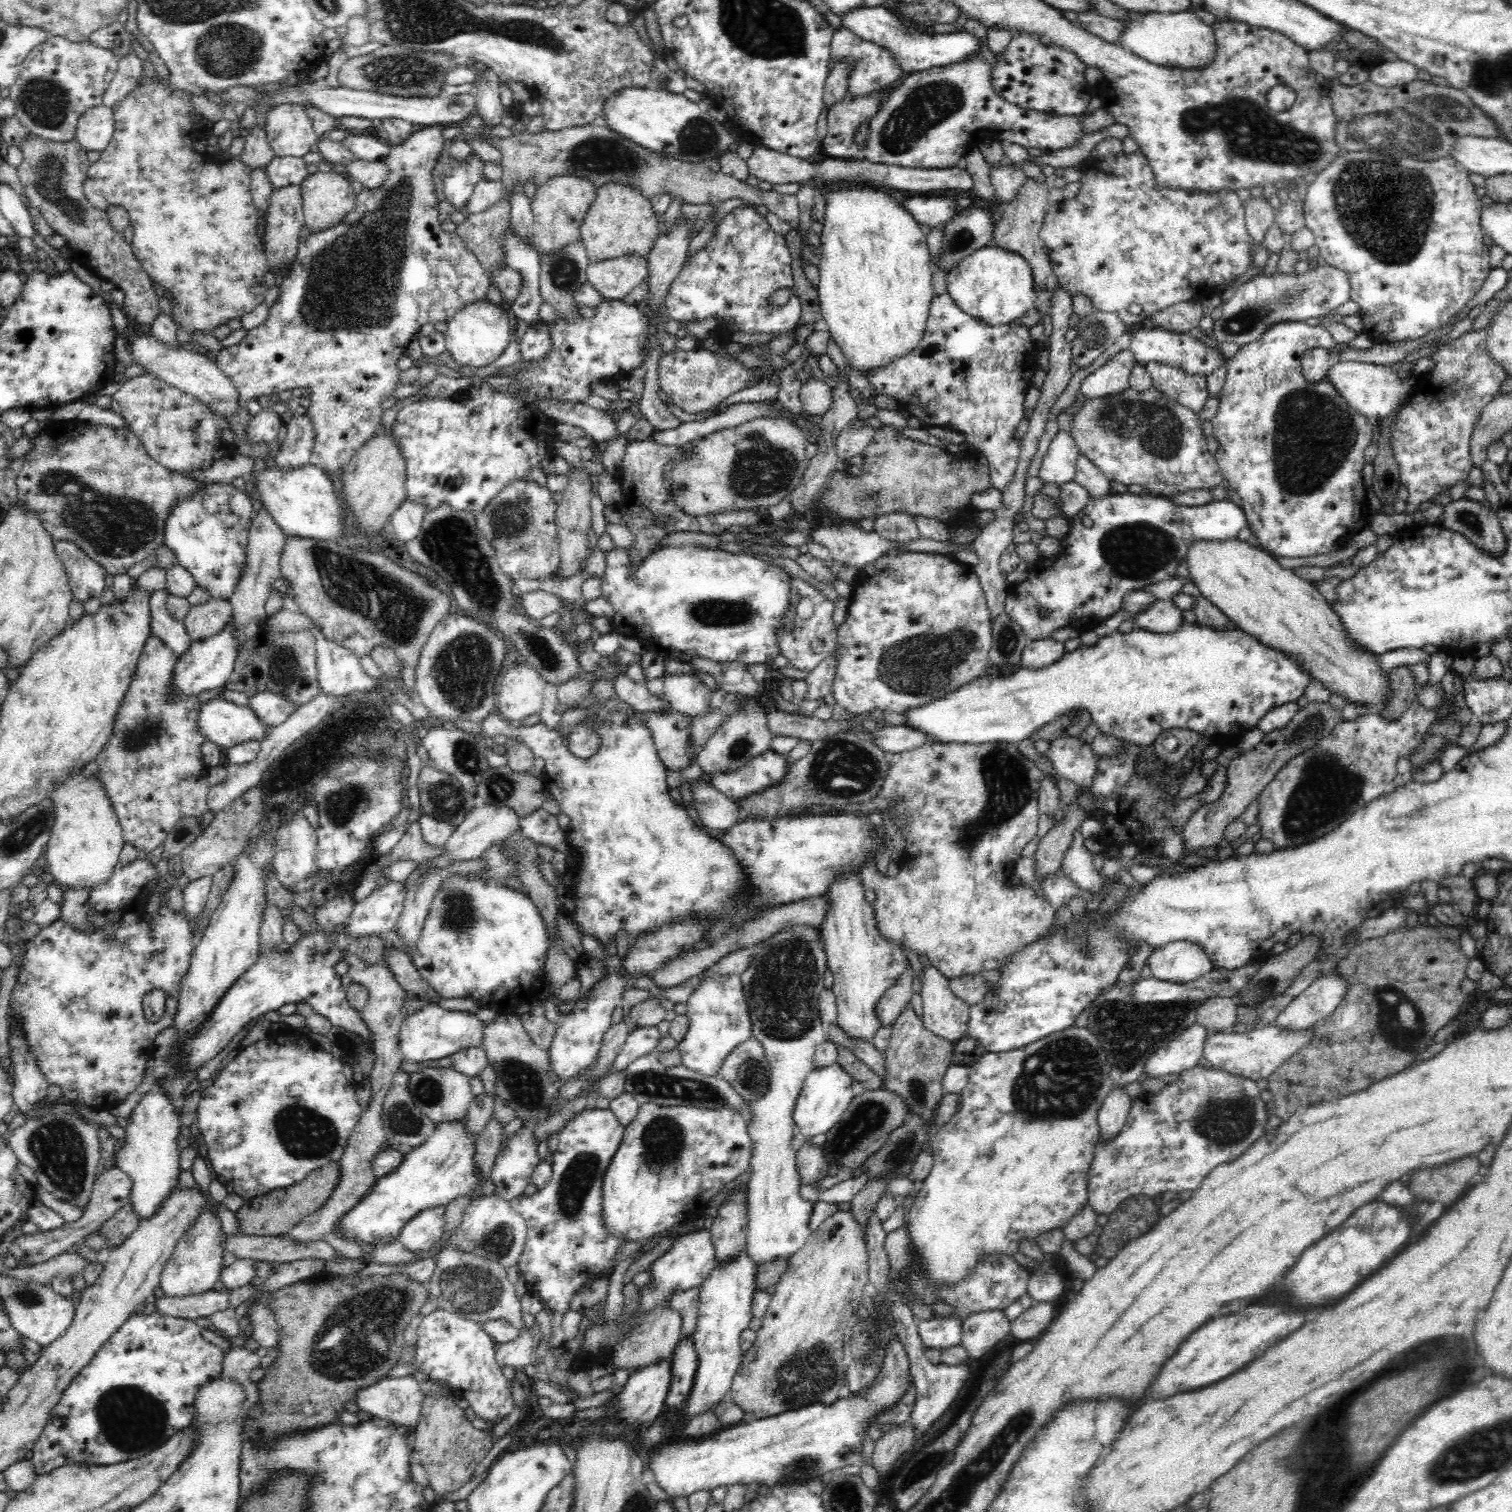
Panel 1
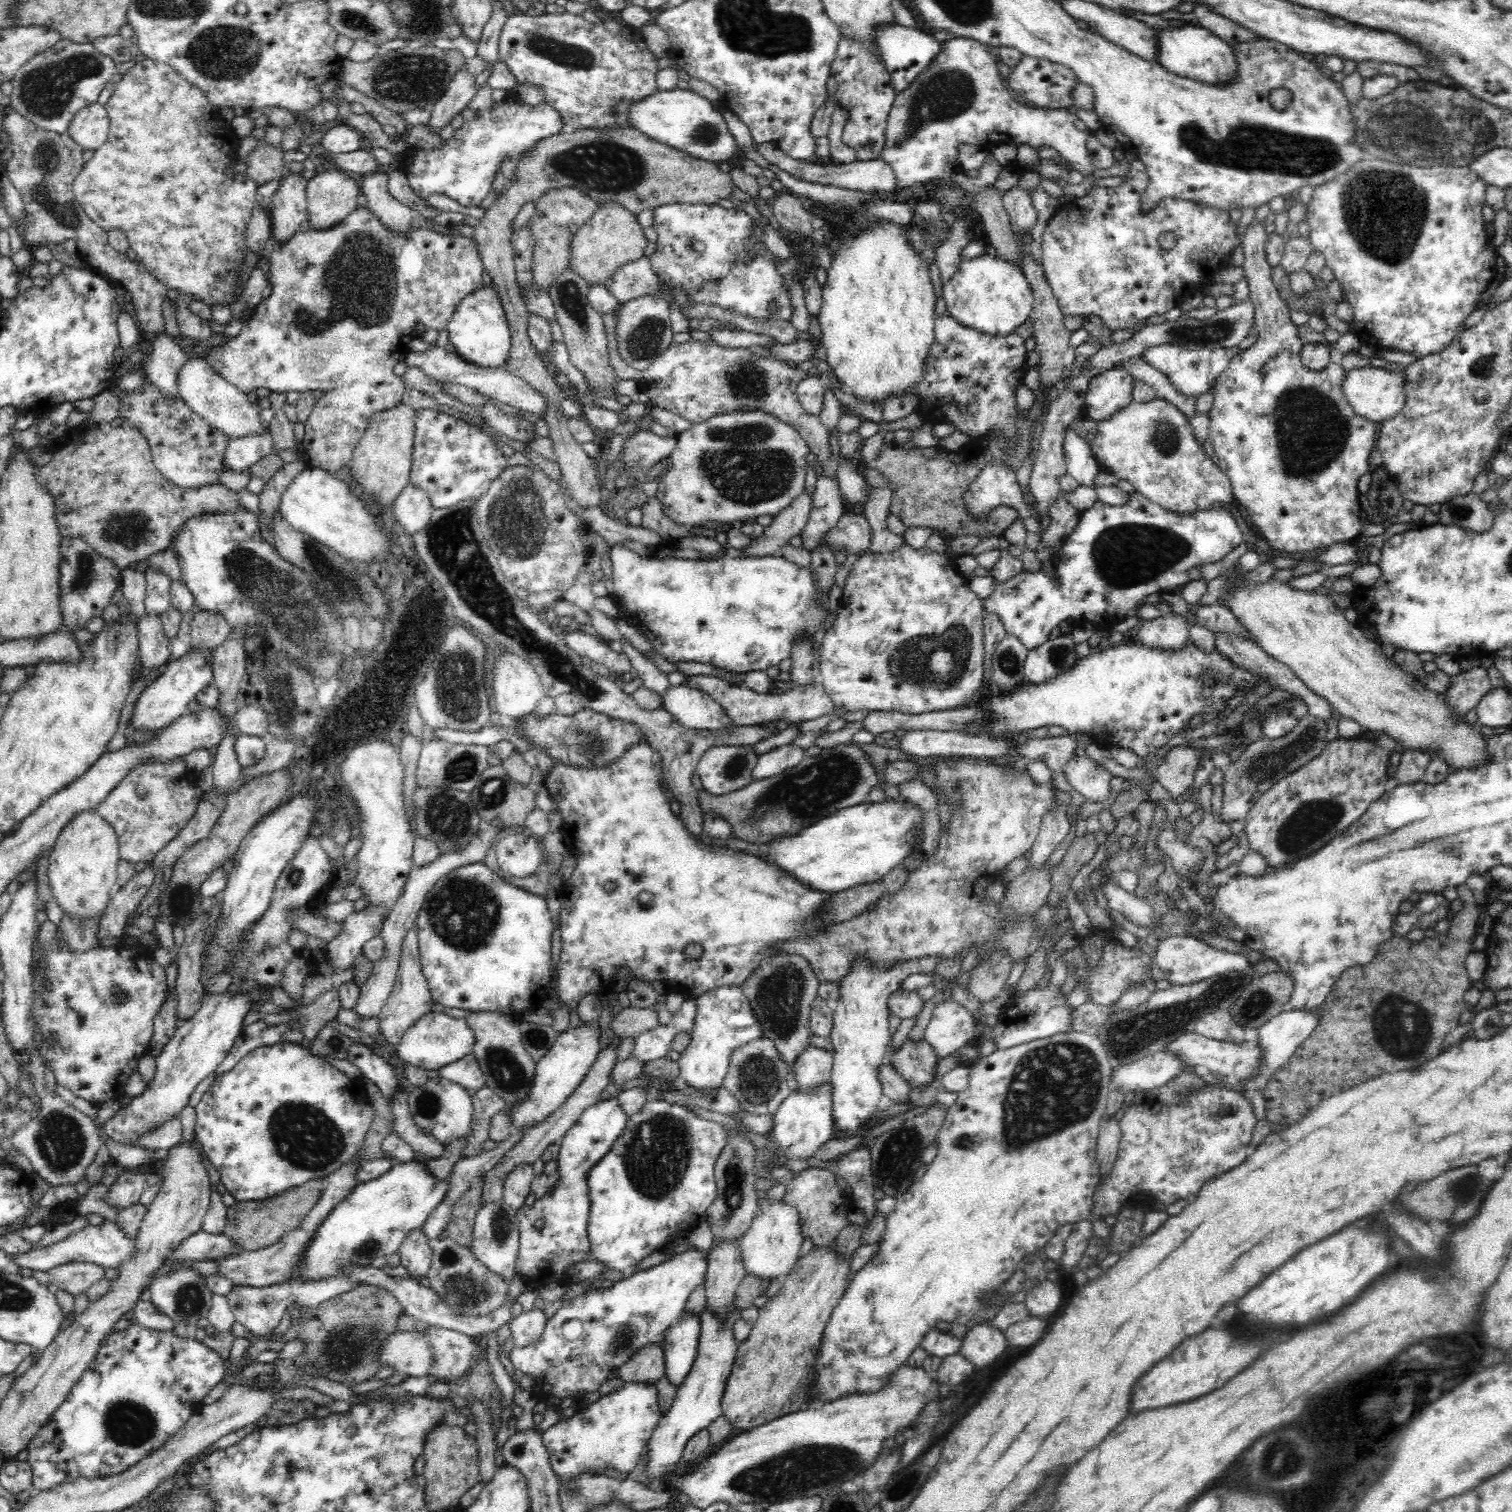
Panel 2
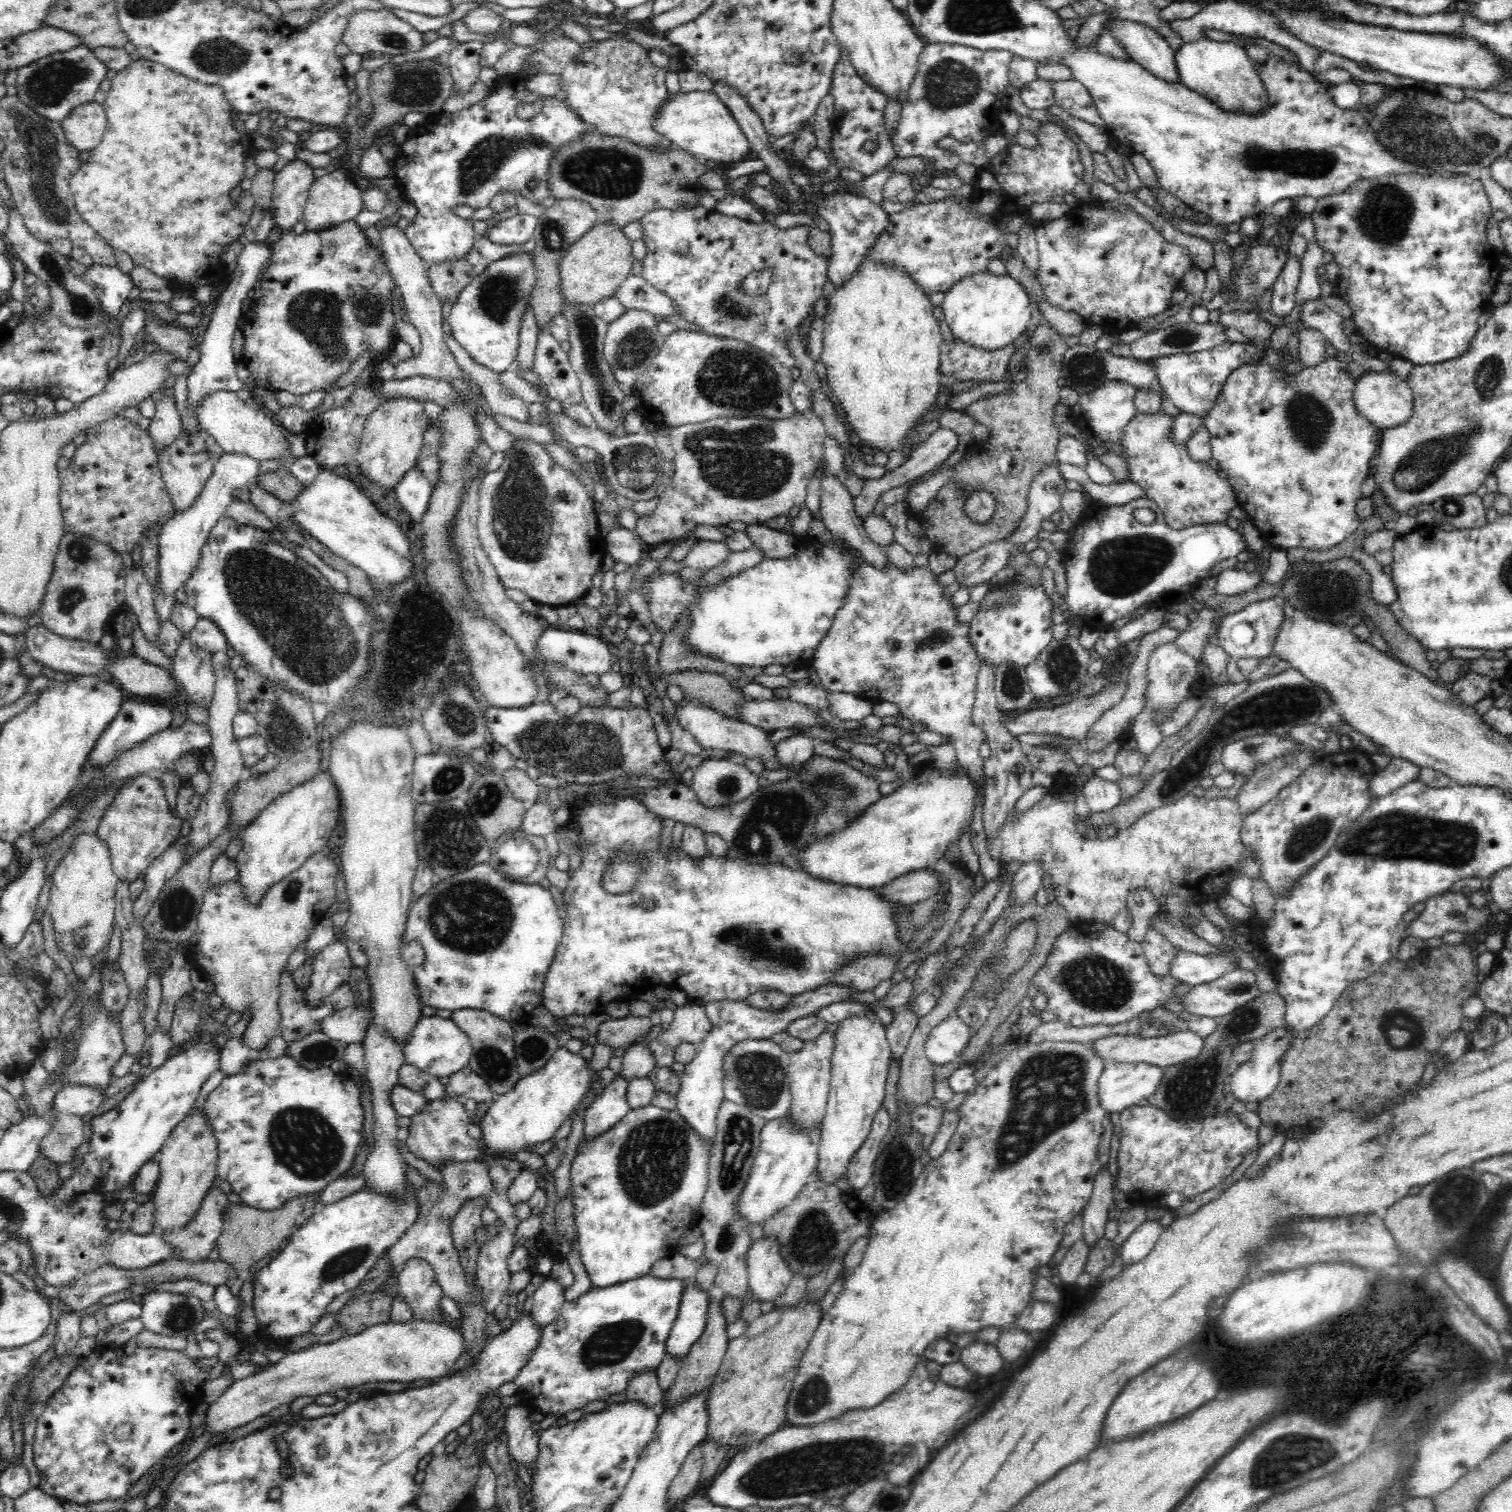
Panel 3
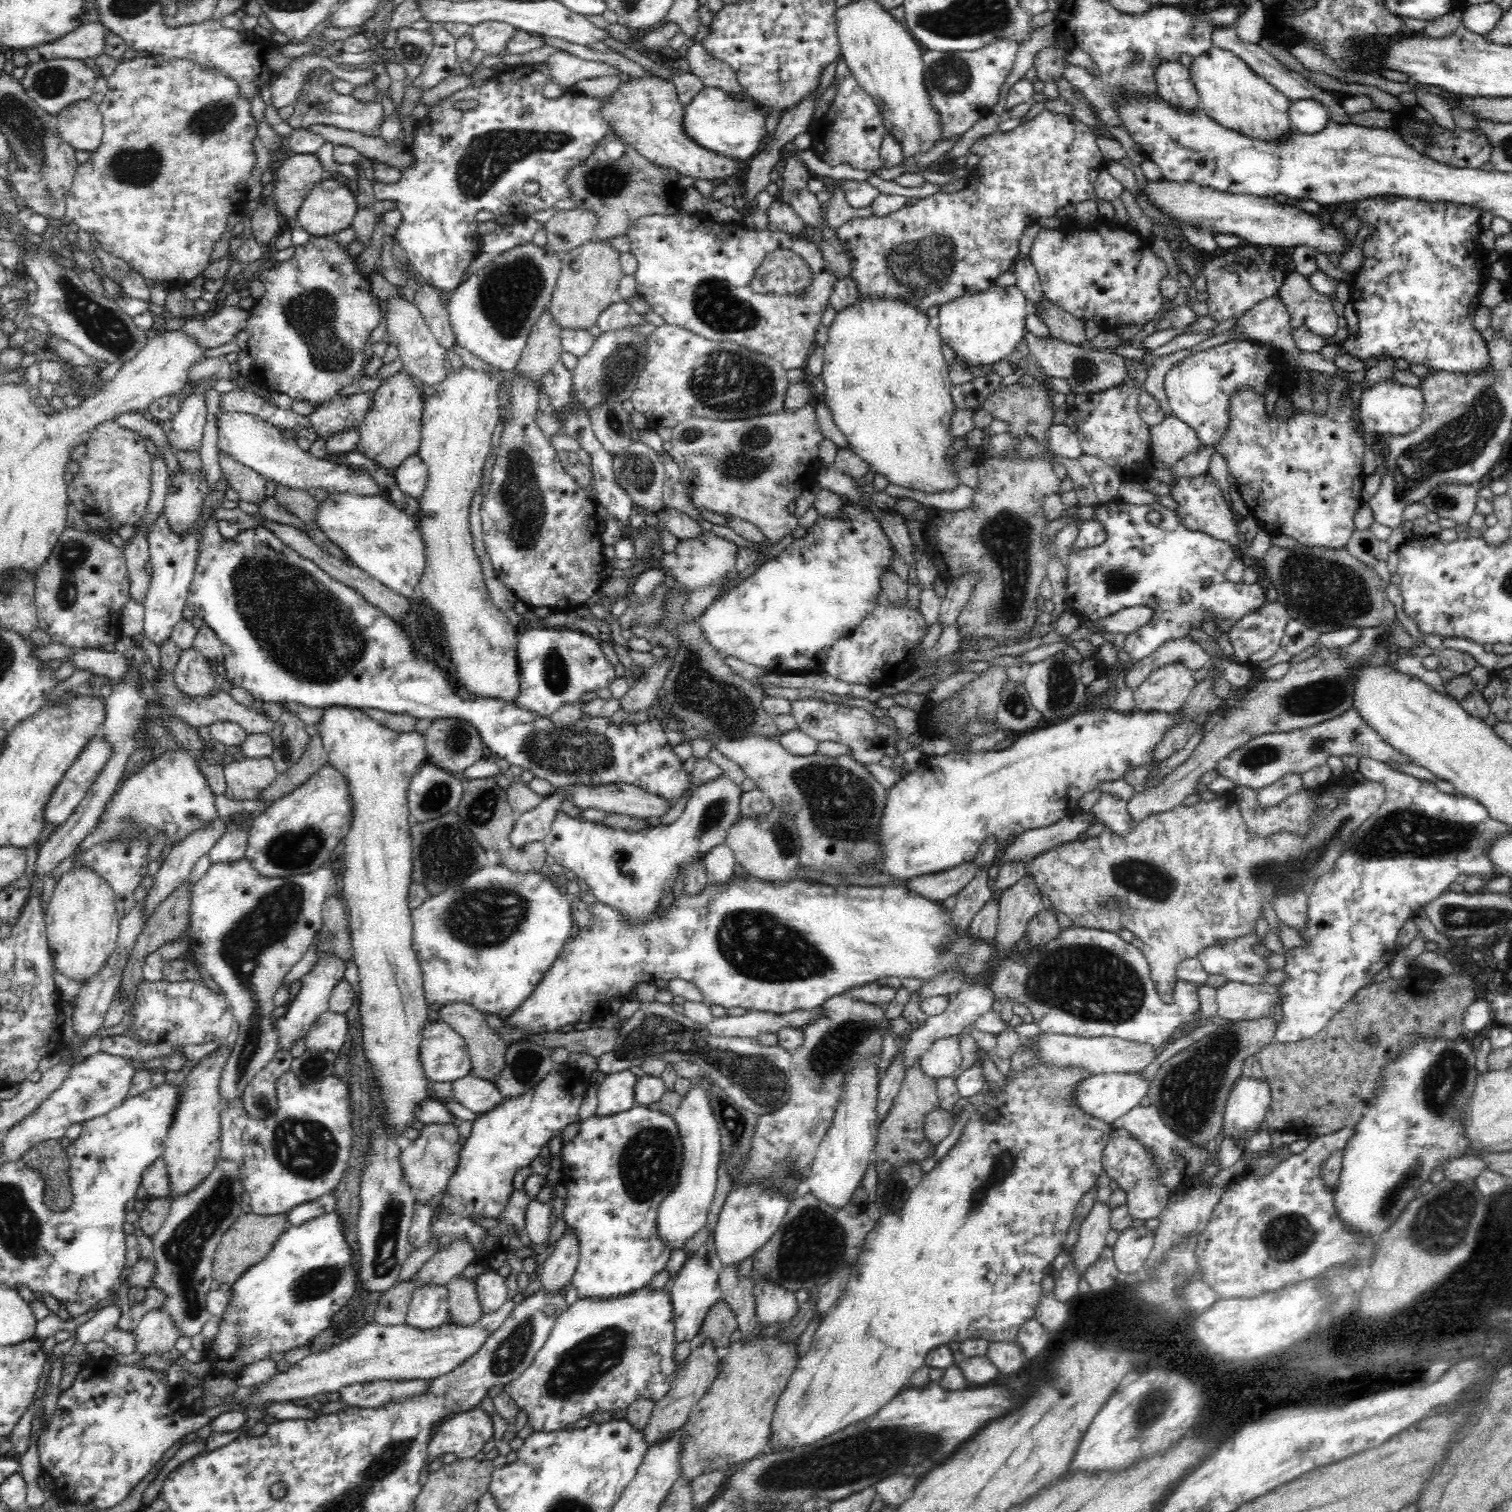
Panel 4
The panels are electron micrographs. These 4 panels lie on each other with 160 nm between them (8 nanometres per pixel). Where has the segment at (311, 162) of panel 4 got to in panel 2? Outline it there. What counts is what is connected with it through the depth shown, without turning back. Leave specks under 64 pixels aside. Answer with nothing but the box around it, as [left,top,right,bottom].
[269,172,307,242]

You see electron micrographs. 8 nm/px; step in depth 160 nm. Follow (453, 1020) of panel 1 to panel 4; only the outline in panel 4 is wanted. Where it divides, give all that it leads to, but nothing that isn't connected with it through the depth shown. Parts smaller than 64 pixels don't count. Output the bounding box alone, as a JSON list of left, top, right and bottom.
[419,1017,471,1082]

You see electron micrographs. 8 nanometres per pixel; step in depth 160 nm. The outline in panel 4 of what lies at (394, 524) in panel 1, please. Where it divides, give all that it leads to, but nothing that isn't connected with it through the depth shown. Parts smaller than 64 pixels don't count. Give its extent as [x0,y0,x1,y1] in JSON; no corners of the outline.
[392,454,428,499]

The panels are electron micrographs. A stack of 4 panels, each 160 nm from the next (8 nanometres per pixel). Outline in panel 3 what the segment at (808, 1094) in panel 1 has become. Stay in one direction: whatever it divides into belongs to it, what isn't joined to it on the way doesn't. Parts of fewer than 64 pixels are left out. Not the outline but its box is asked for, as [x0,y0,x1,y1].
[736,1117,821,1227]

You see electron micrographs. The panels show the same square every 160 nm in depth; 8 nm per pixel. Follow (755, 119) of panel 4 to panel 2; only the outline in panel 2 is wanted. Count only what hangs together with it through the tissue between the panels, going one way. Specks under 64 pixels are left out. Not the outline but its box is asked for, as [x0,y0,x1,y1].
[629,89,739,163]

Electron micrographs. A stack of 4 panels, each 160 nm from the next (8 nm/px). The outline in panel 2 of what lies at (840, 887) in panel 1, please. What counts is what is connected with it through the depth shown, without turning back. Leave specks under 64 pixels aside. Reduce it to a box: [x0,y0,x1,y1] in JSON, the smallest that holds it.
[828,956,942,1139]

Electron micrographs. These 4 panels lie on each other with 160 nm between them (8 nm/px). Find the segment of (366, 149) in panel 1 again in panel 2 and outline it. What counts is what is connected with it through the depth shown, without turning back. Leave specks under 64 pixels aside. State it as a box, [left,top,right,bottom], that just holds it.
[318,124,366,156]

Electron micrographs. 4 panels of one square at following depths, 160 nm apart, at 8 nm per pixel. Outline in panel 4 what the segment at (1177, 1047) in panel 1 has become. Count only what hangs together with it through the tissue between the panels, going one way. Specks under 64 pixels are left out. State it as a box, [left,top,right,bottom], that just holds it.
[1074,1073,1148,1125]

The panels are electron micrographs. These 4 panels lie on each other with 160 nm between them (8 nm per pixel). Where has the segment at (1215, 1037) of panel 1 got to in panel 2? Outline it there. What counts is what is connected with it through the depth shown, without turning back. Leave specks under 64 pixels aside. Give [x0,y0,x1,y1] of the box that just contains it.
[1162,1031,1260,1082]

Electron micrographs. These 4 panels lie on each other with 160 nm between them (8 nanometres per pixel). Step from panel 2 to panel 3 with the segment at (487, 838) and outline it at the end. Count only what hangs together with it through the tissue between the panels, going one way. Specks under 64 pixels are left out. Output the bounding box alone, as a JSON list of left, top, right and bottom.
[317,1005,372,1044]

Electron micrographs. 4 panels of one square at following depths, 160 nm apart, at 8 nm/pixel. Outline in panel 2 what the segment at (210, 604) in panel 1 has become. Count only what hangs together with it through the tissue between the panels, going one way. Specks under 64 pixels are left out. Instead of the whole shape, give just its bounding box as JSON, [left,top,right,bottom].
[191,611,232,652]

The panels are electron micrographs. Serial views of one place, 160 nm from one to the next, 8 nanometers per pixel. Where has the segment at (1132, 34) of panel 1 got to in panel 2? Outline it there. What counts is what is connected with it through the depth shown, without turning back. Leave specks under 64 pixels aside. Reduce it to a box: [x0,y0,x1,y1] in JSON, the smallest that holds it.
[1158,24,1238,85]

